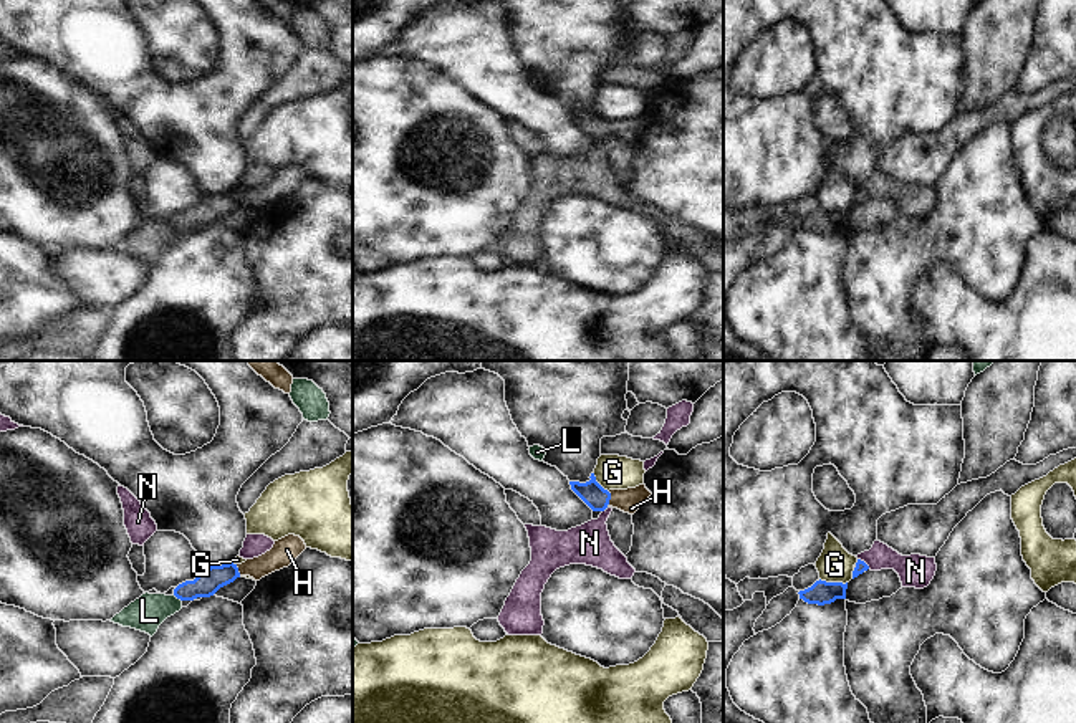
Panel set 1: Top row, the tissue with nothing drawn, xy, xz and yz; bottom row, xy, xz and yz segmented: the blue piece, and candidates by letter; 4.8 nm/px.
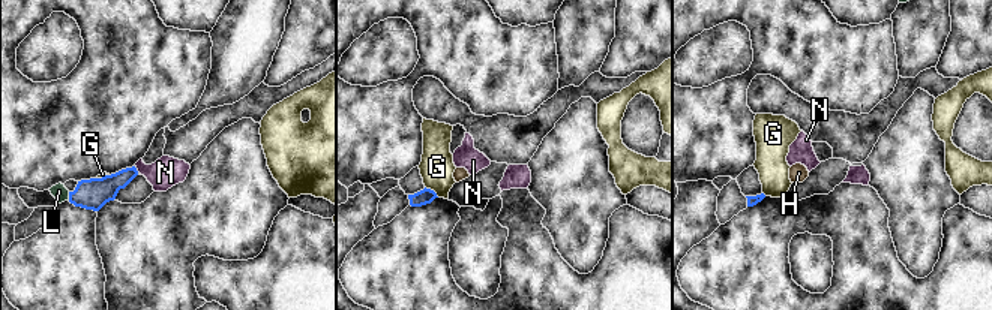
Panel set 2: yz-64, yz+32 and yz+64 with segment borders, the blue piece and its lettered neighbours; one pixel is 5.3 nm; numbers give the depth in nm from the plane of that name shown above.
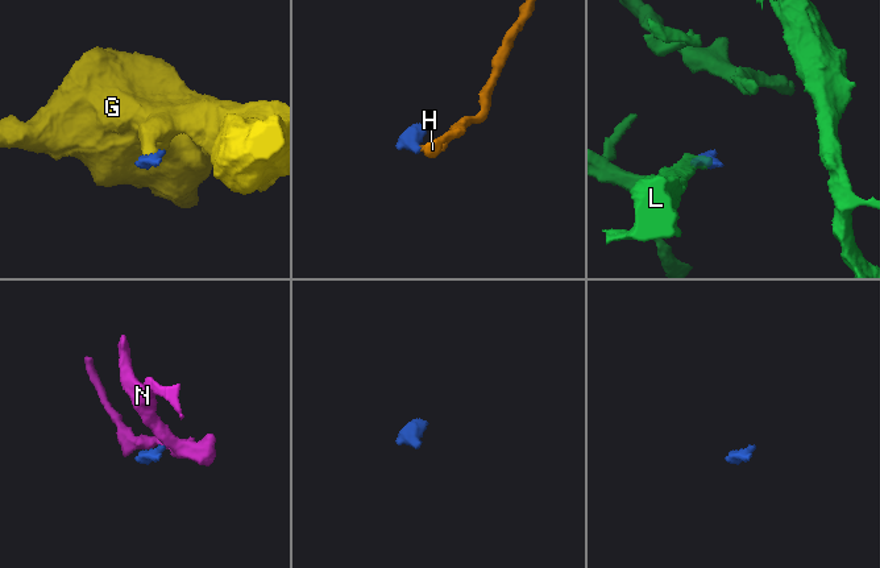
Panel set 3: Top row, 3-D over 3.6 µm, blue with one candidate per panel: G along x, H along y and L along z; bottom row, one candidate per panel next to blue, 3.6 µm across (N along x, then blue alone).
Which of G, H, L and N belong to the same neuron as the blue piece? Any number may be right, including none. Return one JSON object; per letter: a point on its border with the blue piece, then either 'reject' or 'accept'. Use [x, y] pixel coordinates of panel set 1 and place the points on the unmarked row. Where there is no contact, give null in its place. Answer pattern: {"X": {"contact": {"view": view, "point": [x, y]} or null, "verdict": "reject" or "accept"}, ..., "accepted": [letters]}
{"G": {"contact": {"view": "yz", "point": [833, 212]}, "verdict": "reject"}, "H": {"contact": {"view": "xz", "point": [610, 128]}, "verdict": "accept"}, "L": {"contact": {"view": "xy", "point": [177, 227]}, "verdict": "reject"}, "N": {"contact": {"view": "yz", "point": [864, 192]}, "verdict": "reject"}, "accepted": ["H"]}

